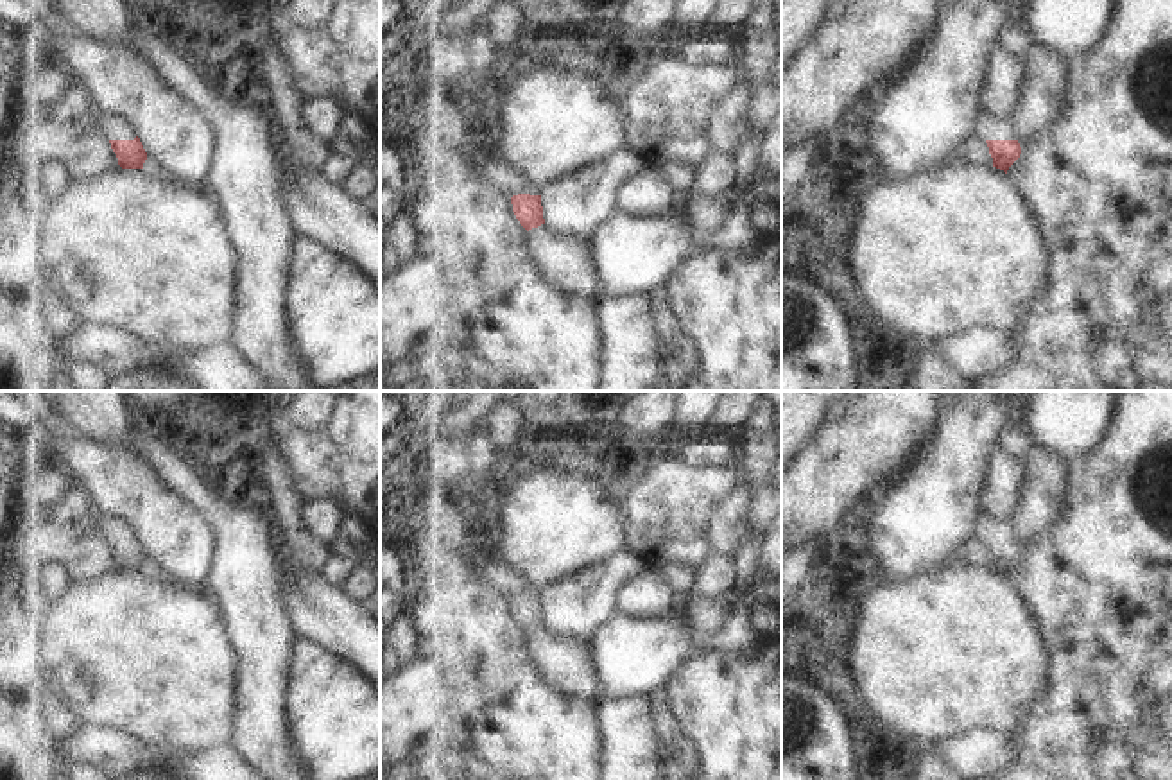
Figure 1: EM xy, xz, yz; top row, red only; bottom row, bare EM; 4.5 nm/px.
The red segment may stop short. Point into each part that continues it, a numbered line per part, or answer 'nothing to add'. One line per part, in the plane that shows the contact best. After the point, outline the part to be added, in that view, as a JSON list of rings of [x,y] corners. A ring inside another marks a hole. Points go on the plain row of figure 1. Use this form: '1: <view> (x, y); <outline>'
1: yz (988, 528); [[[980,513],[975,525],[975,538],[986,542],[1016,542],[1016,533],[1009,522],[1004,522],[993,515]]]

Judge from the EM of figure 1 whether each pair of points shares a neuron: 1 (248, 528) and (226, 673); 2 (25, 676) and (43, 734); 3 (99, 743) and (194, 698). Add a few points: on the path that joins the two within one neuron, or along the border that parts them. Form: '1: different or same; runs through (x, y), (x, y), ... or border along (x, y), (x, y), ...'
1: different; border along (212, 594), (232, 632), (241, 673)
2: different; border along (18, 696), (51, 705)
3: different; border along (83, 723), (119, 727), (163, 746)

